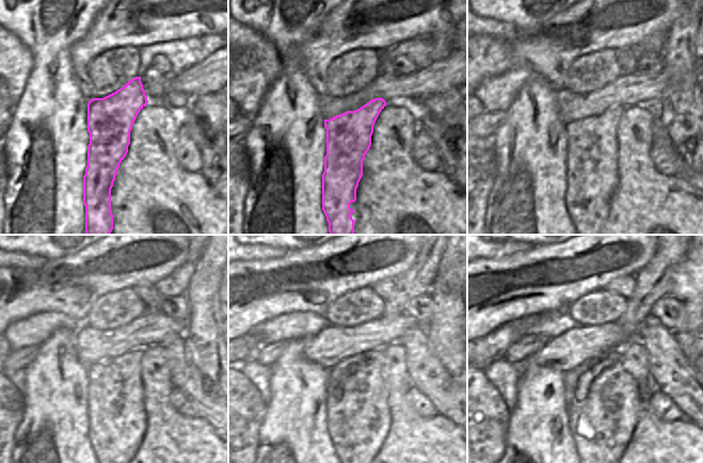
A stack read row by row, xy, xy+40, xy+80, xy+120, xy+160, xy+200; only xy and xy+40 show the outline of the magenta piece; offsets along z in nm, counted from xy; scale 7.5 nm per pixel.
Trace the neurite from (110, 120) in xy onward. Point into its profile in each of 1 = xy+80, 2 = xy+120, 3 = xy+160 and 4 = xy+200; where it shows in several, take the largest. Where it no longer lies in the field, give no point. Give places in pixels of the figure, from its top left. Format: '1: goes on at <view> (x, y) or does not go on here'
1: goes on at xy+80 (592, 145)
2: goes on at xy+120 (113, 383)
3: goes on at xy+160 (352, 392)
4: goes on at xy+200 (600, 405)

